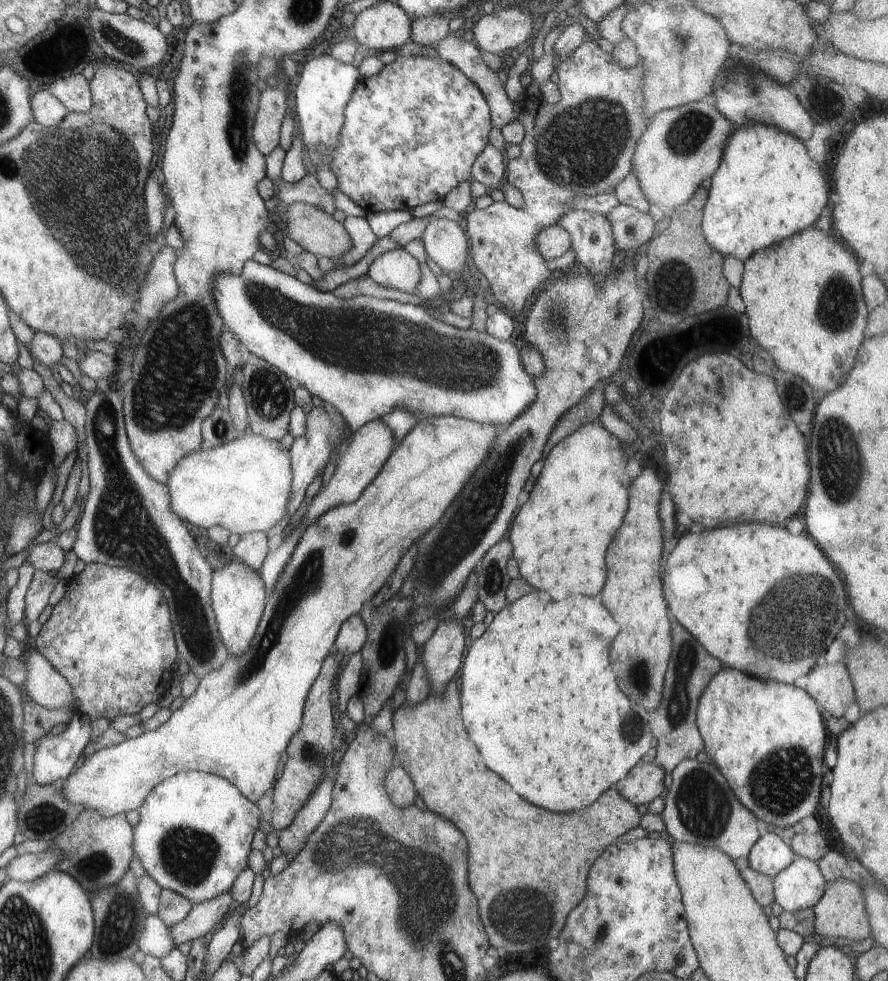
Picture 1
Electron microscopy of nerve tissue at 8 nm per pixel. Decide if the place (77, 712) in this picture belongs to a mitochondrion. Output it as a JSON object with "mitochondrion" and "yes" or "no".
{"mitochondrion":"no"}

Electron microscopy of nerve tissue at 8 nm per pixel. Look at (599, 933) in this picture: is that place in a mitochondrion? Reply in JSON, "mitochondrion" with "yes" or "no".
{"mitochondrion":"yes"}

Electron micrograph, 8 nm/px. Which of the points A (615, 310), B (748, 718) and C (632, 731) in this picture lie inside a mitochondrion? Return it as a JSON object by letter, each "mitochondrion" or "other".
{"A":"mitochondrion","B":"other","C":"mitochondrion"}

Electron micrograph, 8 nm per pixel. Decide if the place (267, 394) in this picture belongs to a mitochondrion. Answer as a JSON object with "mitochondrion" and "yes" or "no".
{"mitochondrion":"yes"}

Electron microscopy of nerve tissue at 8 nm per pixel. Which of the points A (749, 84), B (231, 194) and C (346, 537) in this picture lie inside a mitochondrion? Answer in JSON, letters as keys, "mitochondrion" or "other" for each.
{"A":"mitochondrion","B":"other","C":"mitochondrion"}

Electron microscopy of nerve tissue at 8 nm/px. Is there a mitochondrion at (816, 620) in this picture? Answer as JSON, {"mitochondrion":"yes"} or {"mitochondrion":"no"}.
{"mitochondrion":"yes"}

